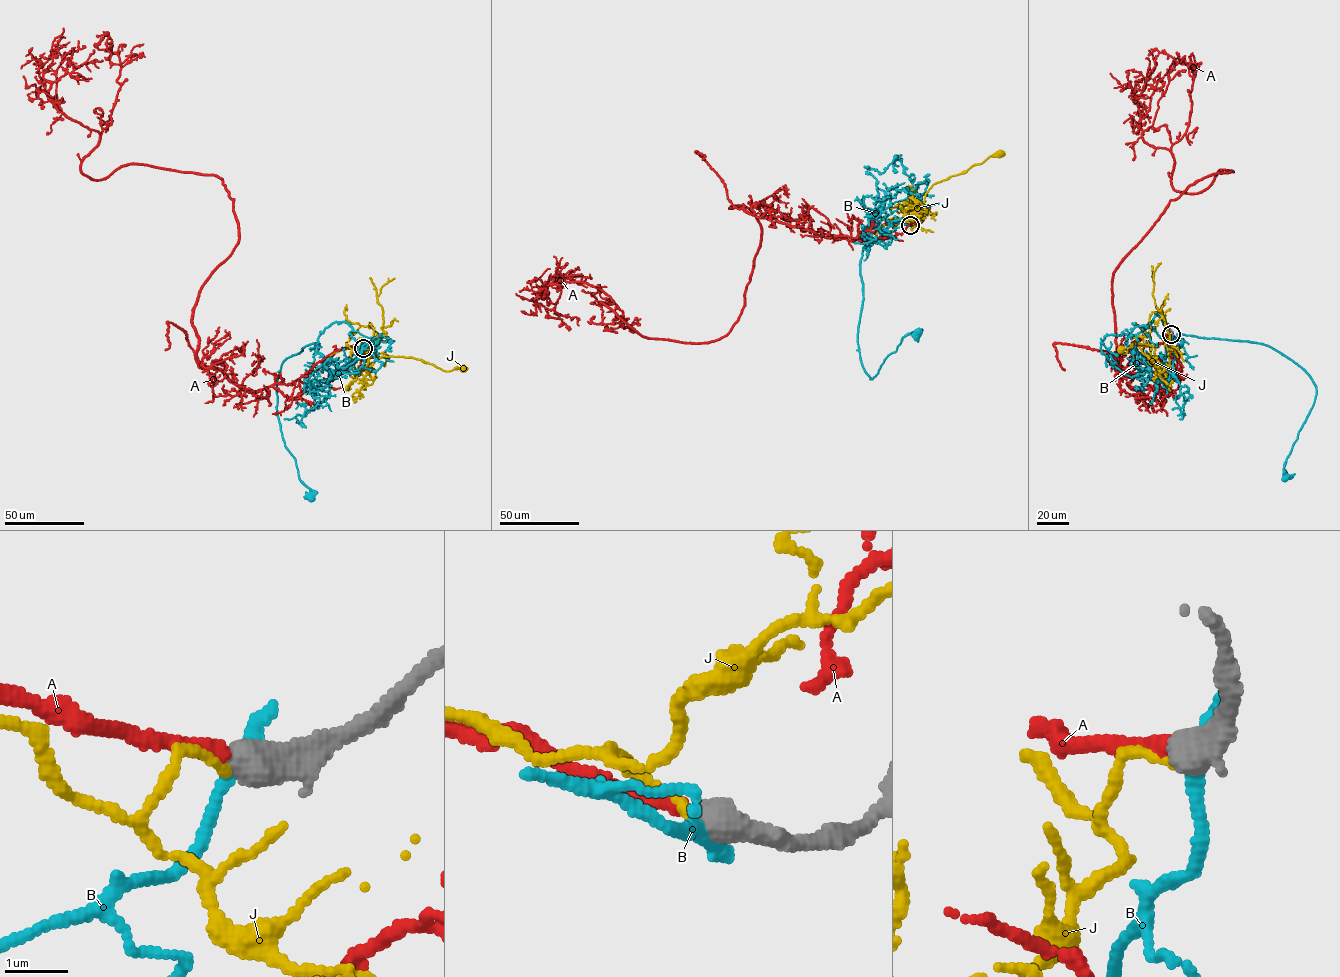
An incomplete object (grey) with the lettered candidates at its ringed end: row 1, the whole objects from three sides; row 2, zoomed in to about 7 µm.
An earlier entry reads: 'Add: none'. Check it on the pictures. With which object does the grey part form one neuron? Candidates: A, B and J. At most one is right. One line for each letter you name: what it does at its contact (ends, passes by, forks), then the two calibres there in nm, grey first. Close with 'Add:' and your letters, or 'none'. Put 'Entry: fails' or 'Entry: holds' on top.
Entry: fails
A: it ends | 550/240 nm
Add: A

